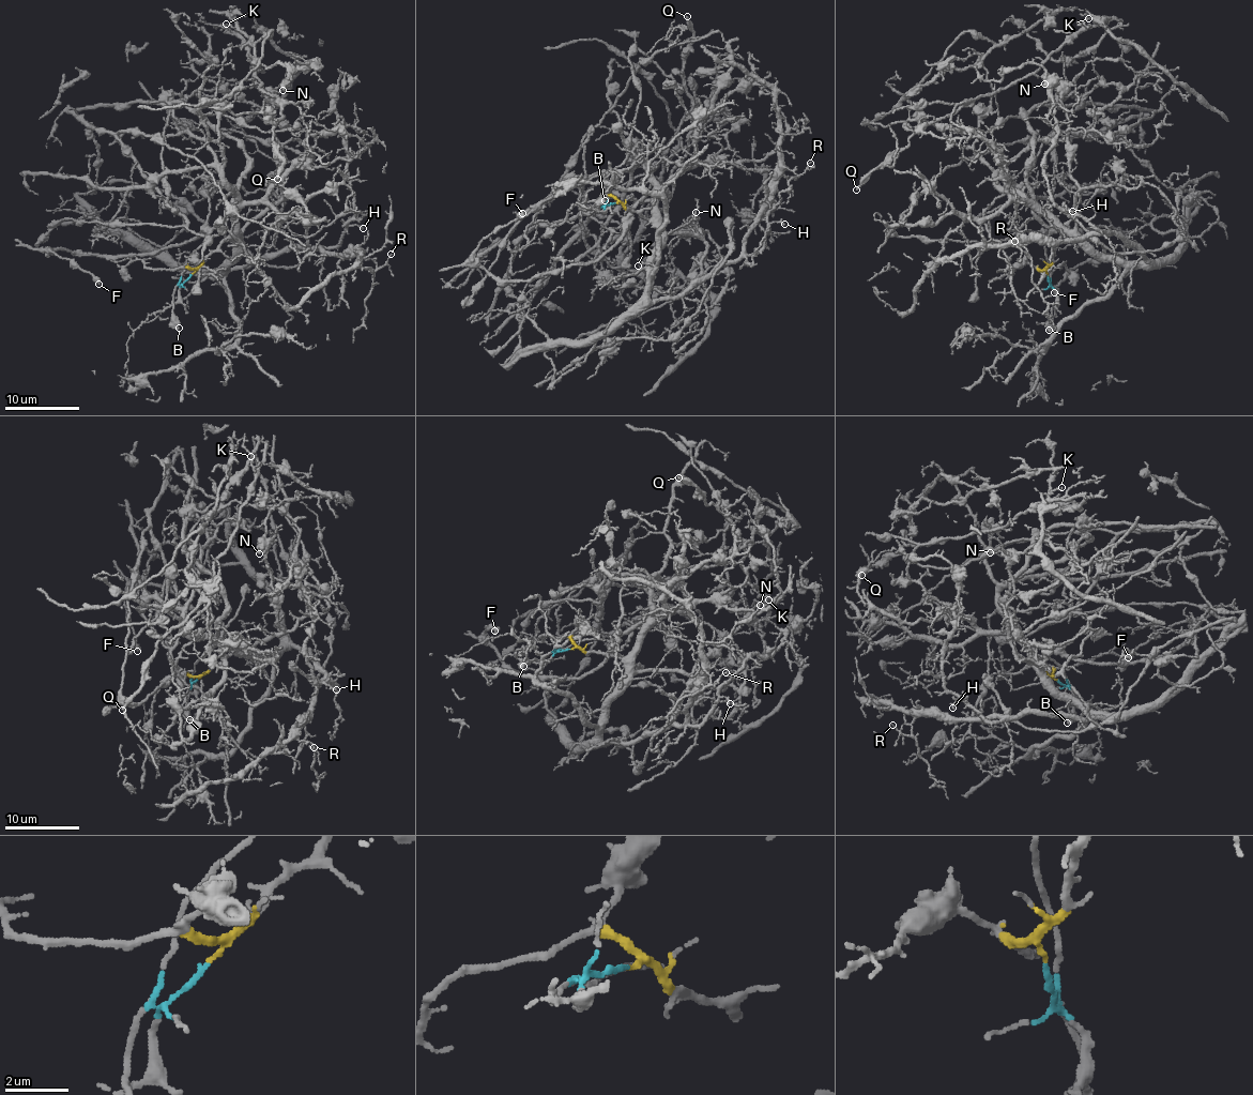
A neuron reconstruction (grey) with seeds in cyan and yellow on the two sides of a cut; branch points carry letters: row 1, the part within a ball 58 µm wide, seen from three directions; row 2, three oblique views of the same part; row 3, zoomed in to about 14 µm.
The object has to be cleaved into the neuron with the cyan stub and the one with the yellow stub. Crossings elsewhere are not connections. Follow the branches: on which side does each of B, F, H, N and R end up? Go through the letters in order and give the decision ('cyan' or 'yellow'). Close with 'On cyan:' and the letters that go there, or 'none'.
B: cyan
F: cyan
H: yellow
N: yellow
R: yellow
On cyan: B, F

